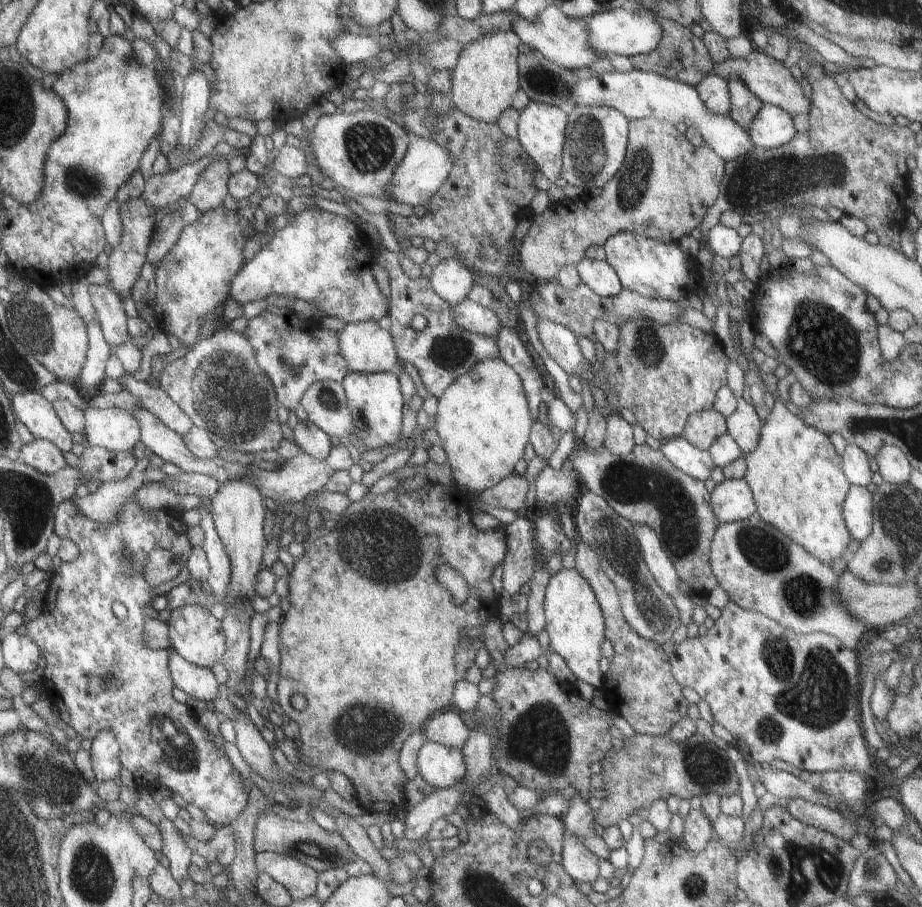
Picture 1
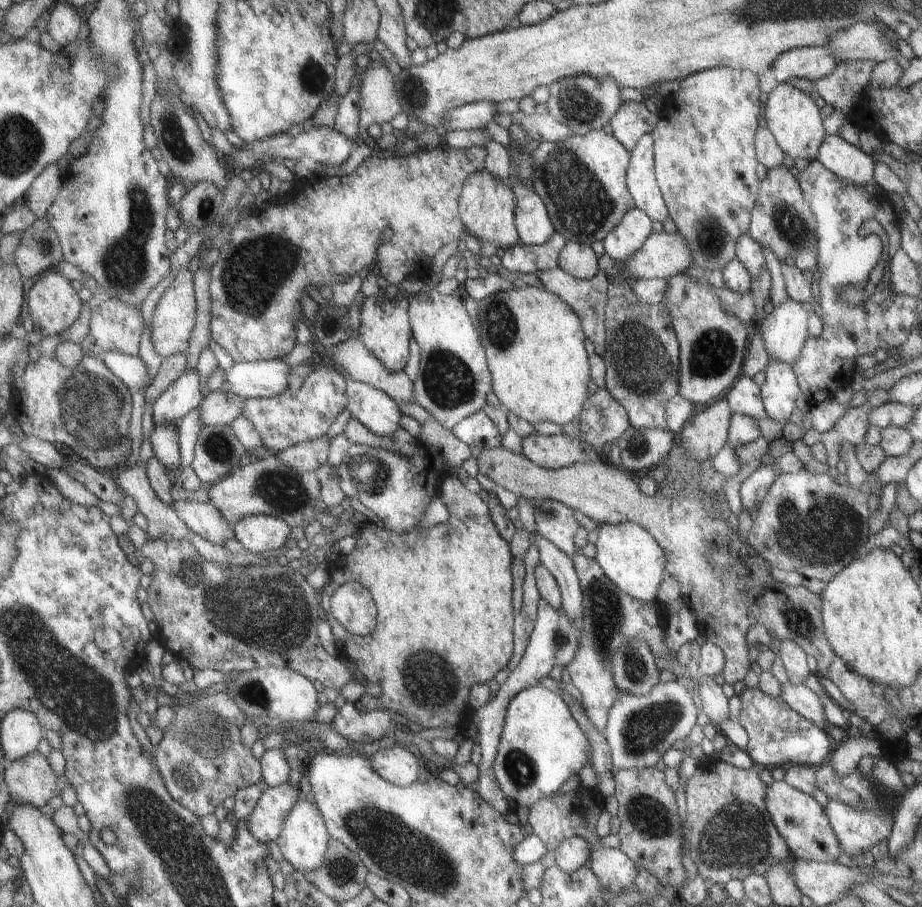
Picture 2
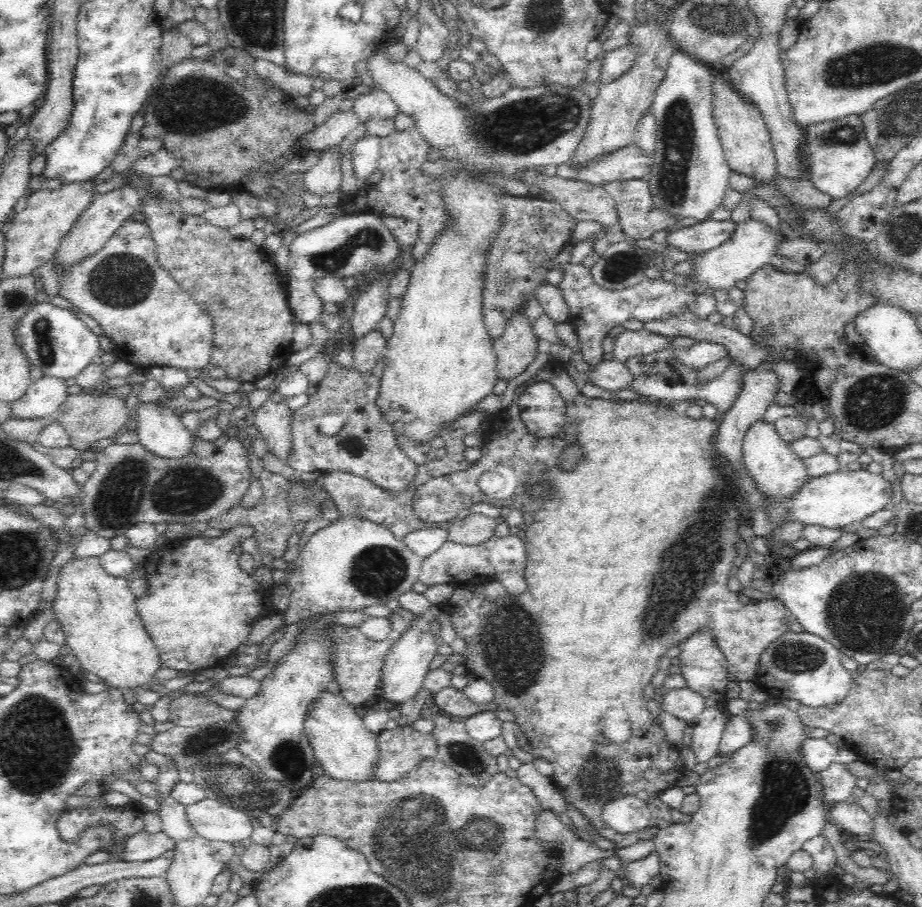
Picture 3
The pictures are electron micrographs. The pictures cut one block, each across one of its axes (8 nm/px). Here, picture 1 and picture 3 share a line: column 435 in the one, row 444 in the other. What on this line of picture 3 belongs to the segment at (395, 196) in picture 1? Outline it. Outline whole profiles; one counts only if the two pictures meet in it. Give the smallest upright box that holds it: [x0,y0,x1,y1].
[134,402,196,458]

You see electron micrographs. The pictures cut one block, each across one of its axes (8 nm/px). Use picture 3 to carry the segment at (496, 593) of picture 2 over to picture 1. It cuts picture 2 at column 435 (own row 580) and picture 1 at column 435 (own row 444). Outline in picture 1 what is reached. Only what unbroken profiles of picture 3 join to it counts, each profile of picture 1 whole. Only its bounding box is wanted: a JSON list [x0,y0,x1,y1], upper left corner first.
[277,481,505,813]

